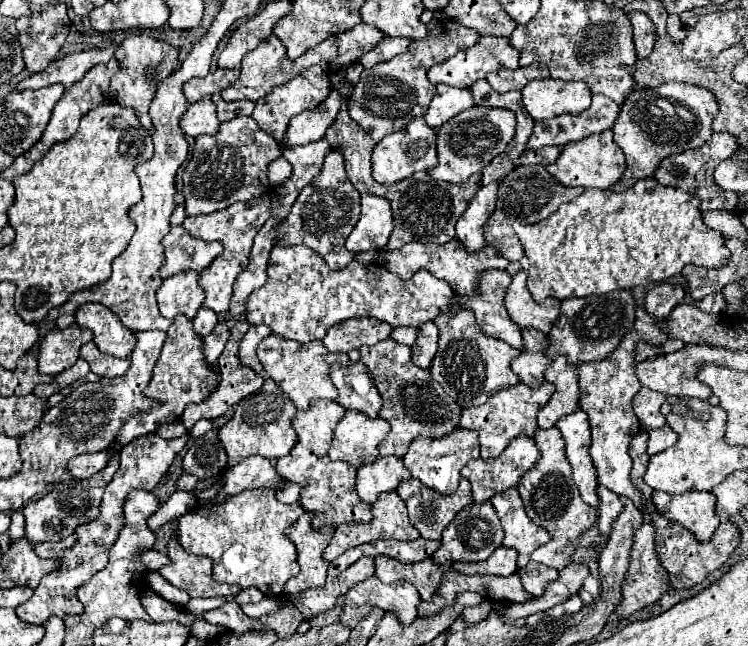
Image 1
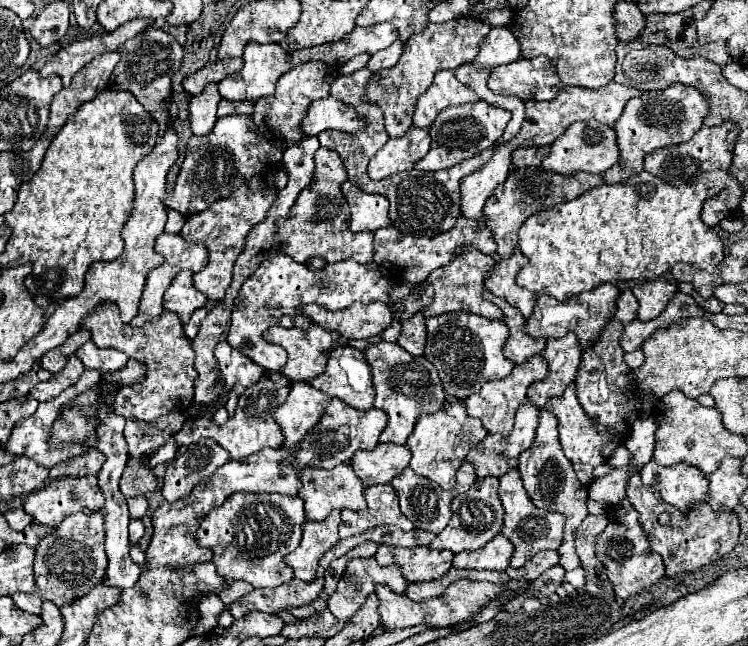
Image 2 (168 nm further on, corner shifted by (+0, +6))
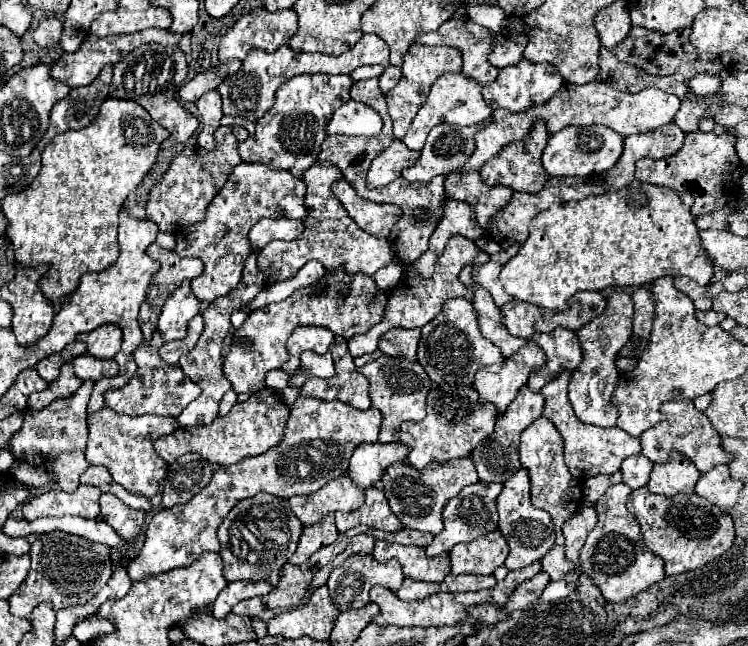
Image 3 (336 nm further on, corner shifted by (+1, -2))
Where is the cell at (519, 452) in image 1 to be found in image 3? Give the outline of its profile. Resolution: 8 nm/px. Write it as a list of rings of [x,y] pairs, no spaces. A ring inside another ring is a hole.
[[[525,386],[525,390],[521,390],[521,394],[517,394],[517,398],[509,404],[505,414],[501,418],[497,418],[495,432],[489,438],[485,438],[485,442],[481,442],[481,446],[477,446],[471,454],[471,460],[475,462],[475,468],[477,468],[481,482],[487,482],[487,484],[489,482],[507,482],[521,468],[521,464],[519,464],[519,436],[541,414],[543,414],[541,392],[531,392]]]

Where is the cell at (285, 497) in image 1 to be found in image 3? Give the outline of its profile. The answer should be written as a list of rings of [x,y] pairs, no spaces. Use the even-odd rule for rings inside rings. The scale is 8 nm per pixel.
[[[299,396],[295,406],[291,408],[281,446],[275,446],[261,456],[245,458],[231,468],[217,468],[213,480],[205,486],[205,490],[195,494],[193,500],[189,500],[185,506],[165,508],[151,518],[145,532],[145,546],[139,556],[133,558],[127,566],[129,576],[133,576],[135,580],[145,580],[173,568],[189,566],[199,558],[189,554],[219,550],[217,528],[229,514],[229,510],[243,498],[255,496],[259,492],[275,494],[281,498],[291,498],[295,494],[313,494],[327,482],[345,474],[349,458],[357,446],[365,442],[377,442],[379,426],[379,410],[369,408],[363,412],[339,400],[325,402]]]

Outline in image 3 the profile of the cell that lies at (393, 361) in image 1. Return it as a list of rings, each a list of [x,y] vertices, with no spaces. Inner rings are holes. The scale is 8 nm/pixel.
[[[381,354],[377,360],[359,368],[359,372],[365,374],[371,382],[369,392],[371,392],[373,408],[377,408],[383,414],[383,424],[381,424],[381,432],[379,432],[381,444],[397,442],[399,440],[399,426],[405,420],[419,422],[425,418],[425,402],[427,402],[427,394],[431,390],[431,380],[419,362]]]

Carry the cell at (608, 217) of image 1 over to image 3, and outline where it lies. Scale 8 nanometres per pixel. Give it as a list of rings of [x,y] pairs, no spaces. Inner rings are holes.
[[[633,180],[629,186],[617,192],[605,192],[601,196],[589,196],[579,202],[551,206],[533,218],[529,226],[529,238],[521,250],[503,266],[501,282],[505,290],[517,300],[537,304],[547,310],[561,310],[573,294],[583,290],[643,286],[661,276],[687,276],[697,284],[709,284],[713,278],[713,266],[709,262],[707,250],[699,240],[699,230],[695,226],[691,206],[691,194],[679,194],[669,188],[643,184],[639,180]]]

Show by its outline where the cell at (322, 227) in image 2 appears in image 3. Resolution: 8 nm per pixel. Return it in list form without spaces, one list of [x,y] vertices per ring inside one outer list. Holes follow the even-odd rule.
[[[315,162],[303,172],[303,182],[307,184],[305,194],[305,208],[307,216],[303,218],[305,230],[295,240],[273,240],[269,246],[265,246],[257,258],[259,270],[265,274],[265,282],[273,284],[279,280],[287,280],[297,274],[297,270],[307,264],[309,260],[319,260],[325,268],[337,270],[343,268],[347,274],[367,274],[373,276],[379,268],[387,266],[393,260],[393,250],[387,240],[375,238],[371,234],[365,234],[347,214],[347,210],[339,204],[337,198],[333,198],[331,184],[343,178],[341,170],[333,166],[331,162]]]

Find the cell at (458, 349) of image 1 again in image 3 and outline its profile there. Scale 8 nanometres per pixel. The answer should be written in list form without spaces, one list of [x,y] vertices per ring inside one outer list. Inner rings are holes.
[[[457,298],[445,304],[439,318],[421,328],[421,342],[417,362],[427,370],[433,382],[447,382],[451,386],[473,386],[475,372],[483,366],[501,364],[503,356],[479,330],[477,310],[465,298]]]

